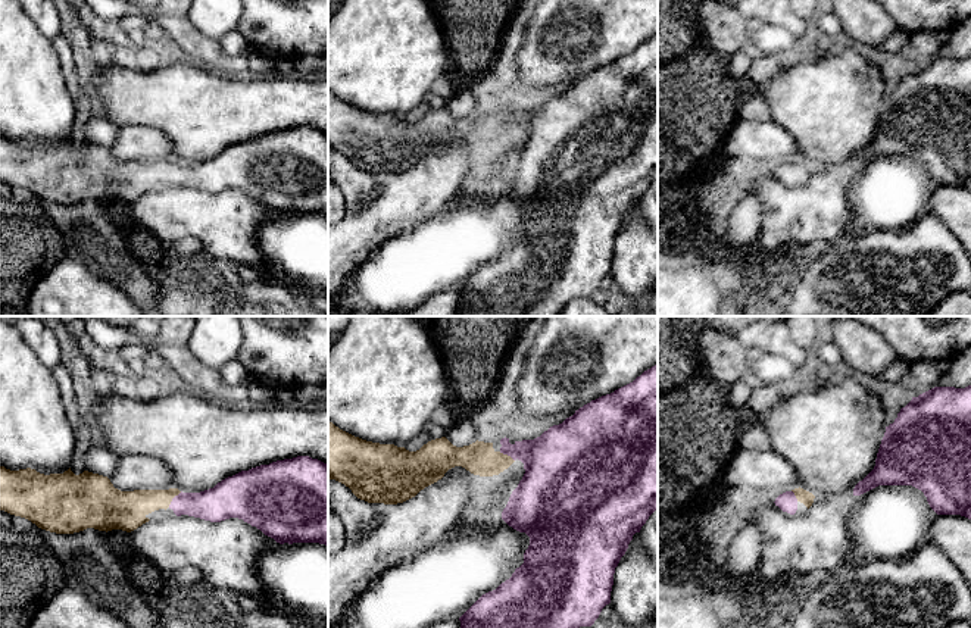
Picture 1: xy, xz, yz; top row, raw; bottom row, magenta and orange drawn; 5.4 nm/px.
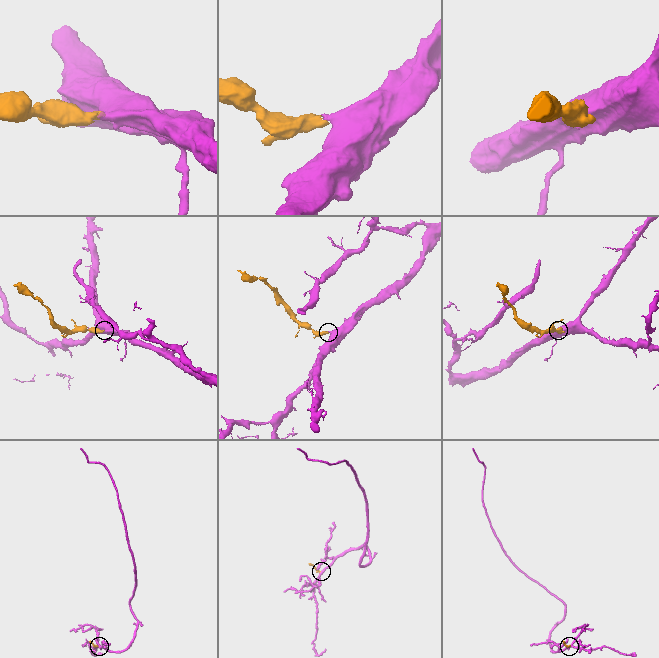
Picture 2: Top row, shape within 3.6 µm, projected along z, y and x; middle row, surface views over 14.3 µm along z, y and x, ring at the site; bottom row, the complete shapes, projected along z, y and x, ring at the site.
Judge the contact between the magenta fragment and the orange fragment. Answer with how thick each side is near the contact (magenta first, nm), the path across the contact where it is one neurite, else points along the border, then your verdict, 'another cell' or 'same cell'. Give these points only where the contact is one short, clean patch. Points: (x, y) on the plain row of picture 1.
190/200 nm | across xy (218, 174), (181, 174), (172, 169), (146, 171), (128, 180) | same cell

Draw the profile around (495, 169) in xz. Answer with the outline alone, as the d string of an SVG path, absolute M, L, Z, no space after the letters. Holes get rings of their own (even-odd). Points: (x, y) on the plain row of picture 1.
M516 129L508 140L496 147L490 159L486 159L475 176L475 184L466 187L463 194L452 206L486 199L491 190L503 182L515 160L512 156L513 150L524 147L524 144L524 134Z

